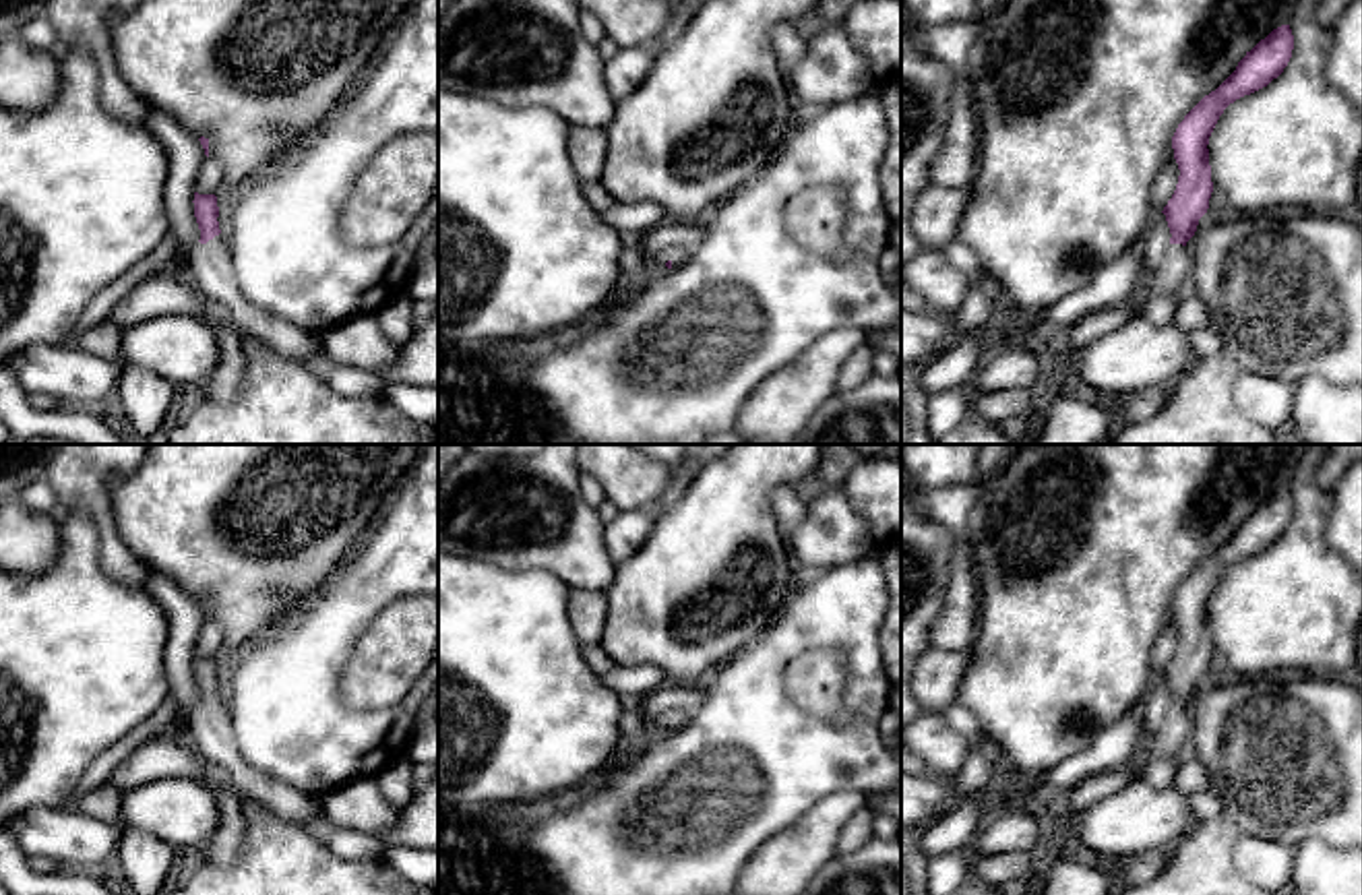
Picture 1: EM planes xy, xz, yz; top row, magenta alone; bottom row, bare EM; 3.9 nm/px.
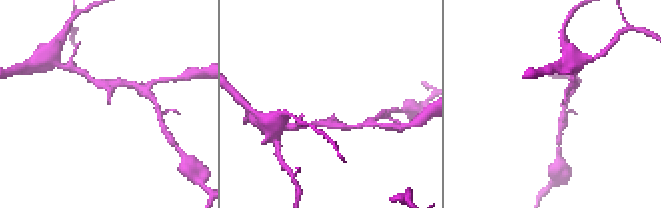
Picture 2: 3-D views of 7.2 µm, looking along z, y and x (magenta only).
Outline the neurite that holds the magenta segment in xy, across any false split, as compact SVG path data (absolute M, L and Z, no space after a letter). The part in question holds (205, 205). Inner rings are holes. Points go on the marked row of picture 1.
M194 192L194 217L200 240L186 252L188 273L200 294L221 304L234 325L248 337L260 339L277 353L318 366L324 360L322 335L312 335L262 308L252 306L240 291L227 240L219 229L215 194Z

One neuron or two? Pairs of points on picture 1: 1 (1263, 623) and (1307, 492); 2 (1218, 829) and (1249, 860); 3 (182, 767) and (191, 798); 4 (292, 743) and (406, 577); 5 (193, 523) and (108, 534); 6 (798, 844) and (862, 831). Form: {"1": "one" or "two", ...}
{"1": "one", "2": "two", "3": "two", "4": "one", "5": "two", "6": "two"}

